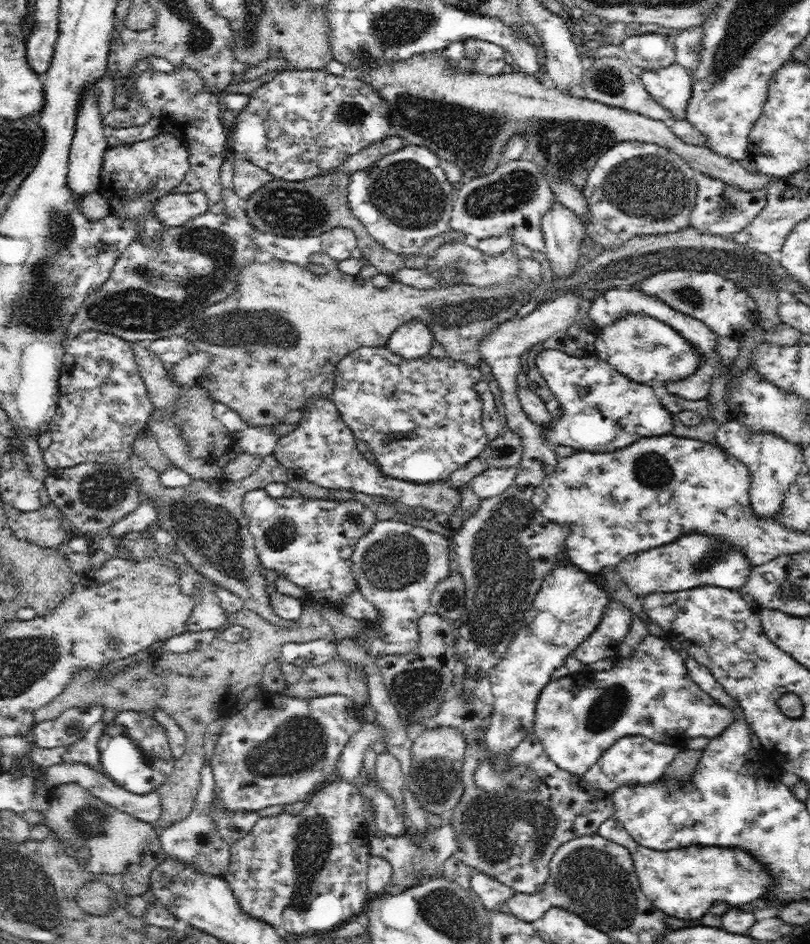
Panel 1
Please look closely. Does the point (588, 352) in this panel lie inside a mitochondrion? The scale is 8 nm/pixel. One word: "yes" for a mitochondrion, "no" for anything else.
no

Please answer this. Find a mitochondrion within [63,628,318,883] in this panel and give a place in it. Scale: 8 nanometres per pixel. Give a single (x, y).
(88, 822)

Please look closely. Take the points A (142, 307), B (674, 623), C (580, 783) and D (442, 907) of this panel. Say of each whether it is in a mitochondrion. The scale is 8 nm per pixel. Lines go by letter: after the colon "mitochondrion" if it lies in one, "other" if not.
A: mitochondrion
B: other
C: other
D: mitochondrion

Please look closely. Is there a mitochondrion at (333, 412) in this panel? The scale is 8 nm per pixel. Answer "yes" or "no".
no

